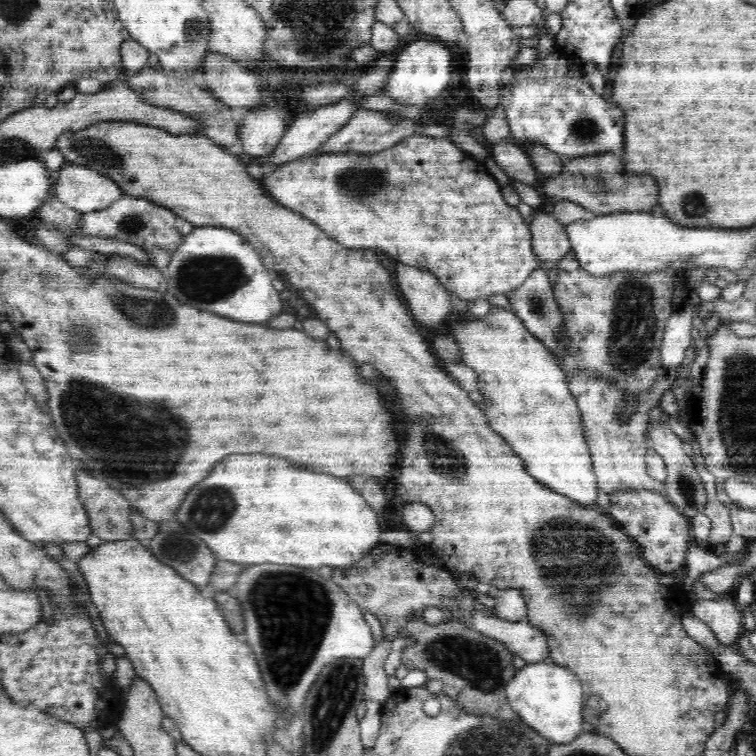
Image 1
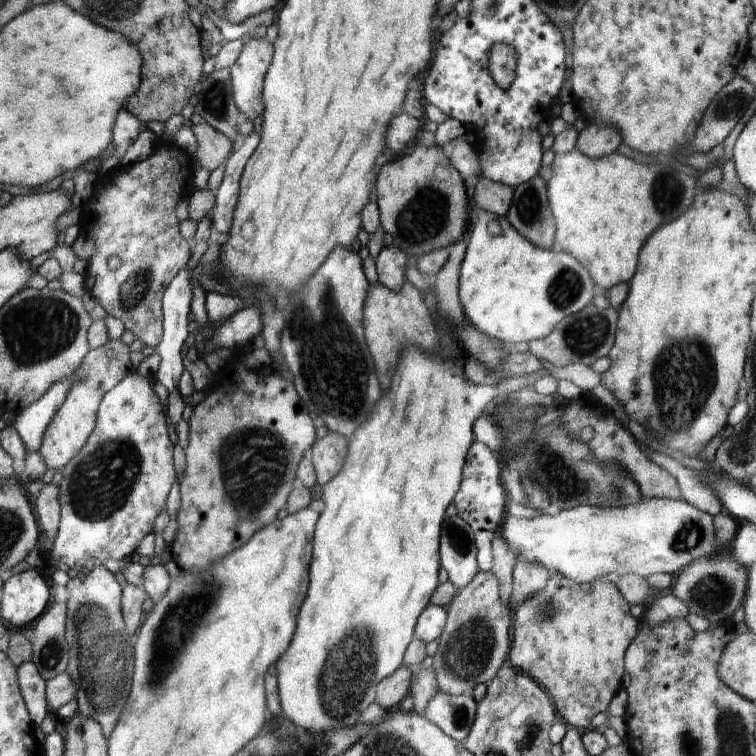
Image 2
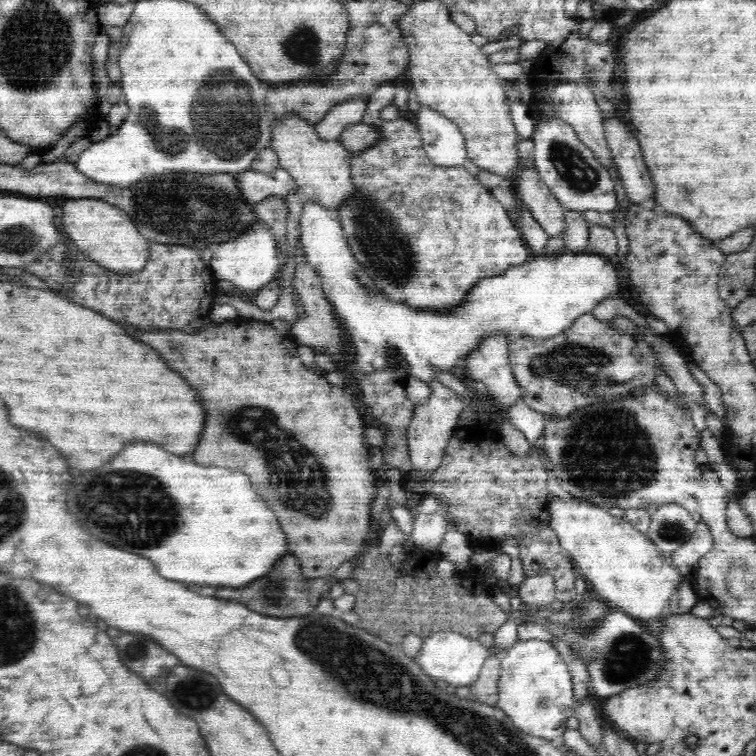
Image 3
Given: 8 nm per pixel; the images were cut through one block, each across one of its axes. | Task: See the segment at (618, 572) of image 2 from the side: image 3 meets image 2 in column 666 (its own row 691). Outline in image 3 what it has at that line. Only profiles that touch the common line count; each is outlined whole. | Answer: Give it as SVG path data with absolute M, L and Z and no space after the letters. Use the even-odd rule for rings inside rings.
M519 638L508 652L500 652L498 658L501 662L501 676L498 682L499 699L496 706L512 719L516 728L532 736L557 742L568 729L566 720L572 716L576 704L572 692L574 690L572 676L558 649L546 641Z

